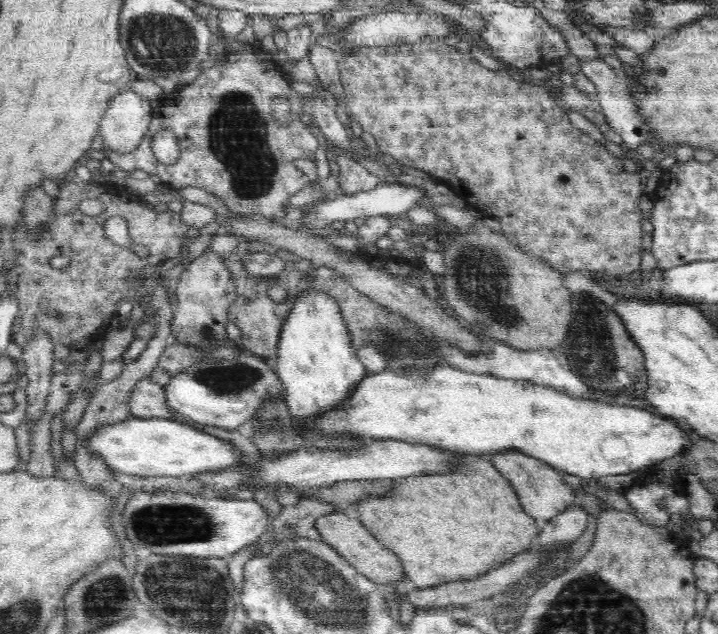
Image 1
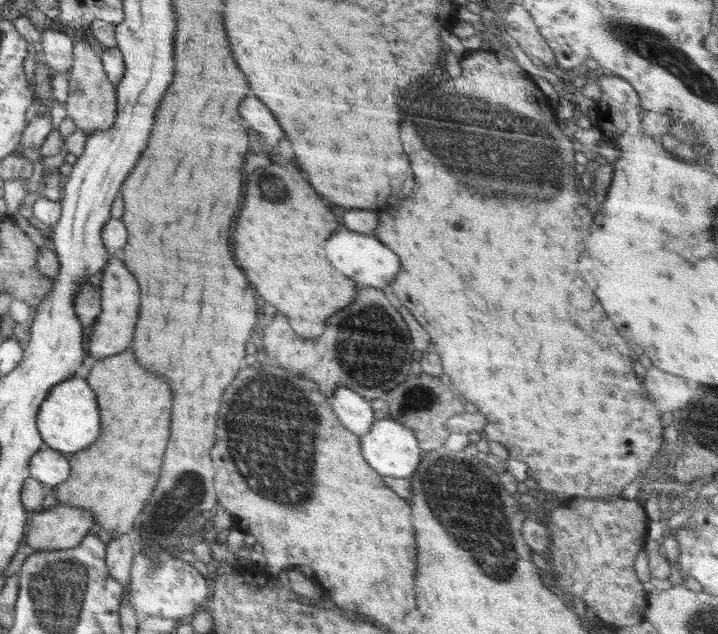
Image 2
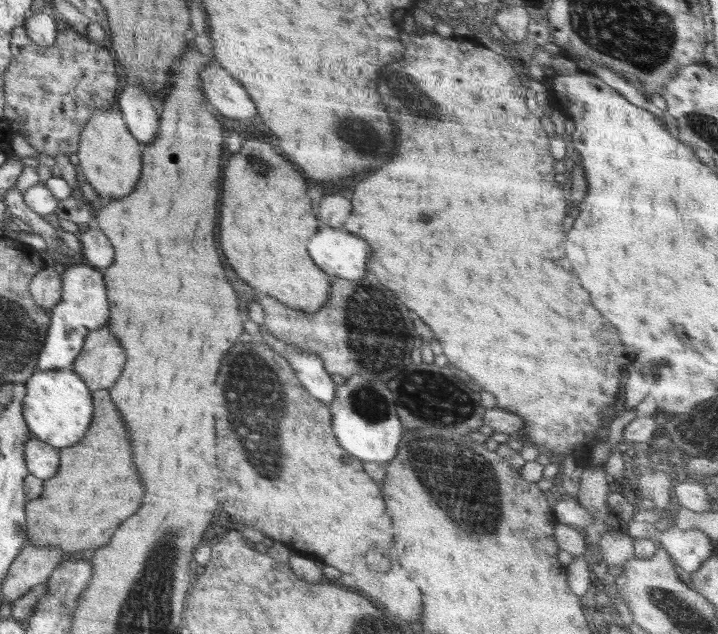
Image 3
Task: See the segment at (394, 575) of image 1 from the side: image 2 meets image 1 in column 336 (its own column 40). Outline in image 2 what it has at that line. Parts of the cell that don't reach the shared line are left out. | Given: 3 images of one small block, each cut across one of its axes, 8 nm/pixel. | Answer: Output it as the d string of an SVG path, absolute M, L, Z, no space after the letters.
M58 504L48 510L35 511L26 544L32 550L62 550L74 548L95 524L87 508Z

